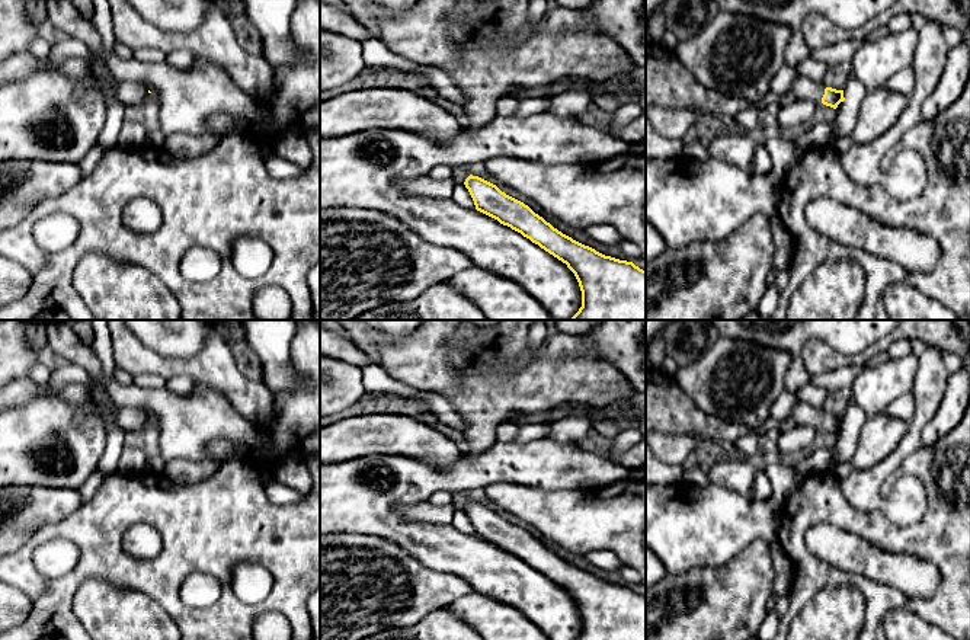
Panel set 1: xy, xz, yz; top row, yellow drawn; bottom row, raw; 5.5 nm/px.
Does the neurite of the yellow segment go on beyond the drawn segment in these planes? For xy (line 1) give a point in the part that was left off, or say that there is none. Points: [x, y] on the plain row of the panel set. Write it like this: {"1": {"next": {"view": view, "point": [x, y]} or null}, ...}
{"1": {"next": null}}

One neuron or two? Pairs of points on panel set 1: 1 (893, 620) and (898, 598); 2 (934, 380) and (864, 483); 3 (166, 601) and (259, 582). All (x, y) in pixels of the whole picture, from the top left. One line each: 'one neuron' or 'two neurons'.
1: two neurons
2: one neuron
3: two neurons

